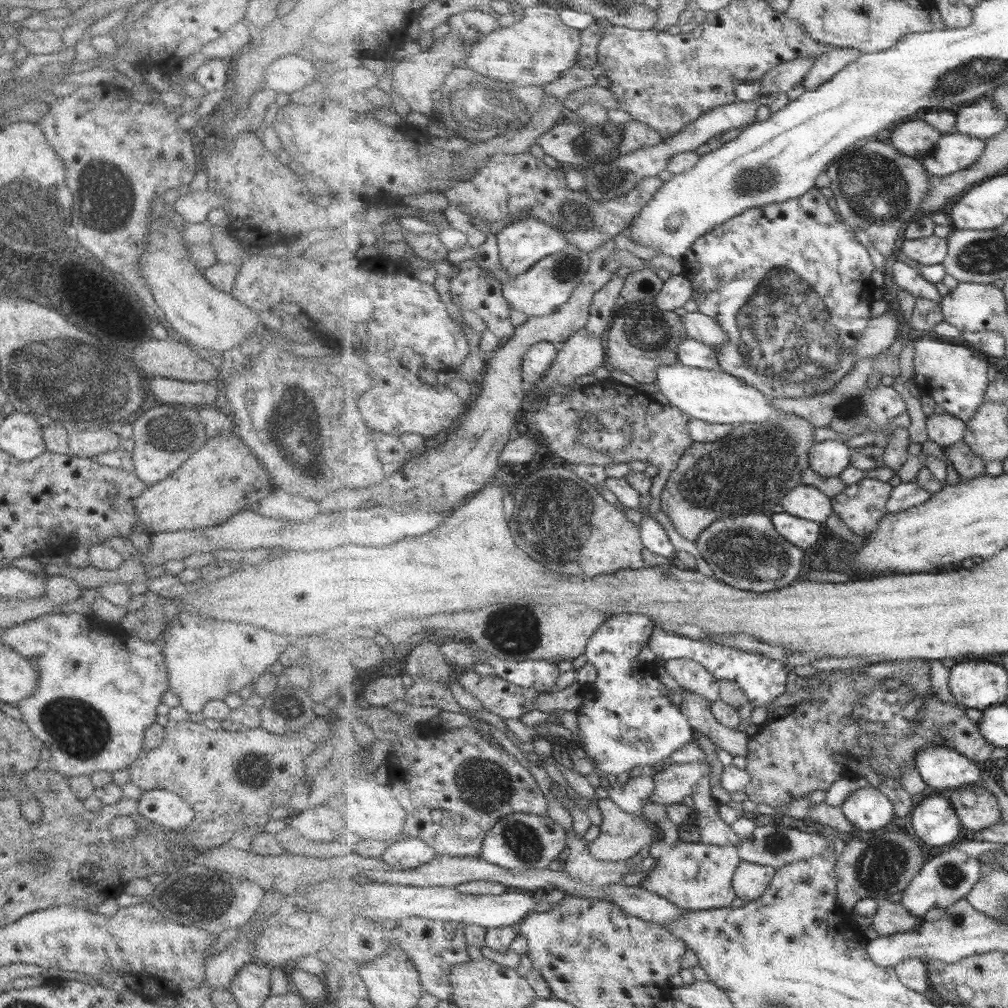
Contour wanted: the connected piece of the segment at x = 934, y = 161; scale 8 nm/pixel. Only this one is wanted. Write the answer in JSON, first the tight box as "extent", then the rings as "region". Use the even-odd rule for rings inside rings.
{"extent":[922,131,988,176],"region":[[[959,131],[944,134],[936,150],[924,156],[922,162],[932,176],[951,176],[977,164],[984,155],[988,142],[988,139]]]}

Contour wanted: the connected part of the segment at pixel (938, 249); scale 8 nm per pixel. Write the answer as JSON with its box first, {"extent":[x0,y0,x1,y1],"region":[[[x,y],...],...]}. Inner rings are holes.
{"extent":[902,236,950,266],"region":[[[932,236],[919,240],[905,240],[902,246],[909,258],[926,266],[943,264],[949,256],[950,239]]]}

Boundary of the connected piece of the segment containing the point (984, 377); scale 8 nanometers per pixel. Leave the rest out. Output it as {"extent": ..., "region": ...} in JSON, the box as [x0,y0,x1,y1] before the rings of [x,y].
{"extent":[913,338,990,420],"region":[[[923,338],[915,343],[915,366],[913,379],[918,388],[932,397],[948,413],[964,419],[974,420],[980,407],[986,403],[990,388],[990,360],[988,355],[972,346]]]}

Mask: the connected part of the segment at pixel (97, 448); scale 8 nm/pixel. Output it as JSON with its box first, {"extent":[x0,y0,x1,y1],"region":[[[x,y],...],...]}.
{"extent":[66,420,122,458],"region":[[[93,420],[92,424],[69,424],[66,429],[71,432],[70,452],[82,458],[92,458],[104,451],[113,451],[122,440],[118,434],[110,428],[100,426],[96,420]]]}

